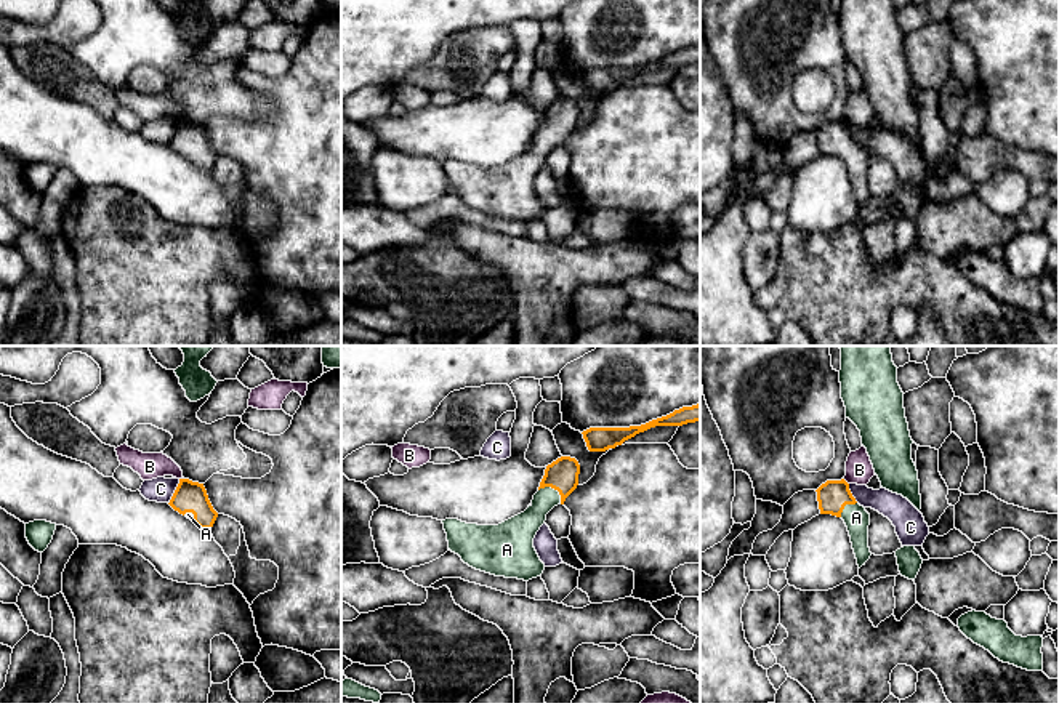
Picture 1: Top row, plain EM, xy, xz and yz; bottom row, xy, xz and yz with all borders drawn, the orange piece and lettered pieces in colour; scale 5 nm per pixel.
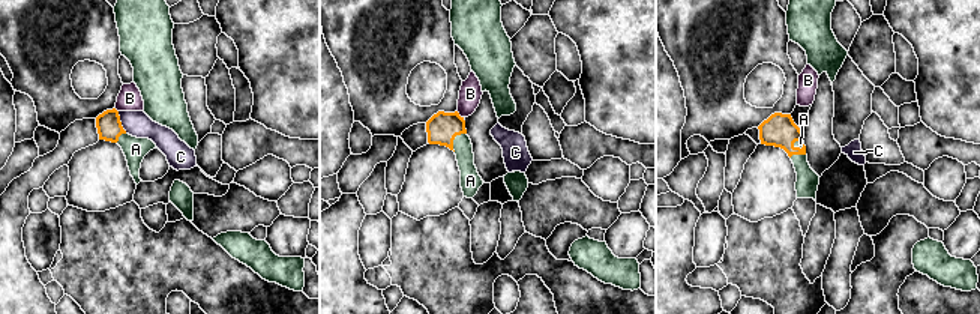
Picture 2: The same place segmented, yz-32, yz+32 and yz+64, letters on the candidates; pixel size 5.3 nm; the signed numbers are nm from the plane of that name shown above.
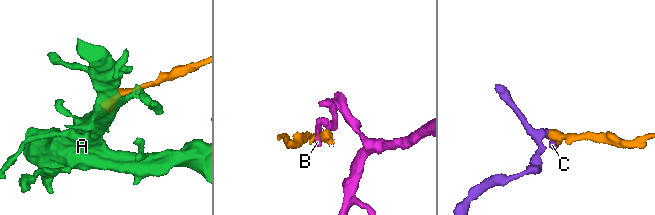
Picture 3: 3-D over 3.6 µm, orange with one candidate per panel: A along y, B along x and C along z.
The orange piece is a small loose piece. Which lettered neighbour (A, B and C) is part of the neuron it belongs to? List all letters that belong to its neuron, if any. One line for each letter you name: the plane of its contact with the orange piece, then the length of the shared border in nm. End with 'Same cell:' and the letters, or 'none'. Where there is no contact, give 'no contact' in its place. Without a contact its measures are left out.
Same cell: none

